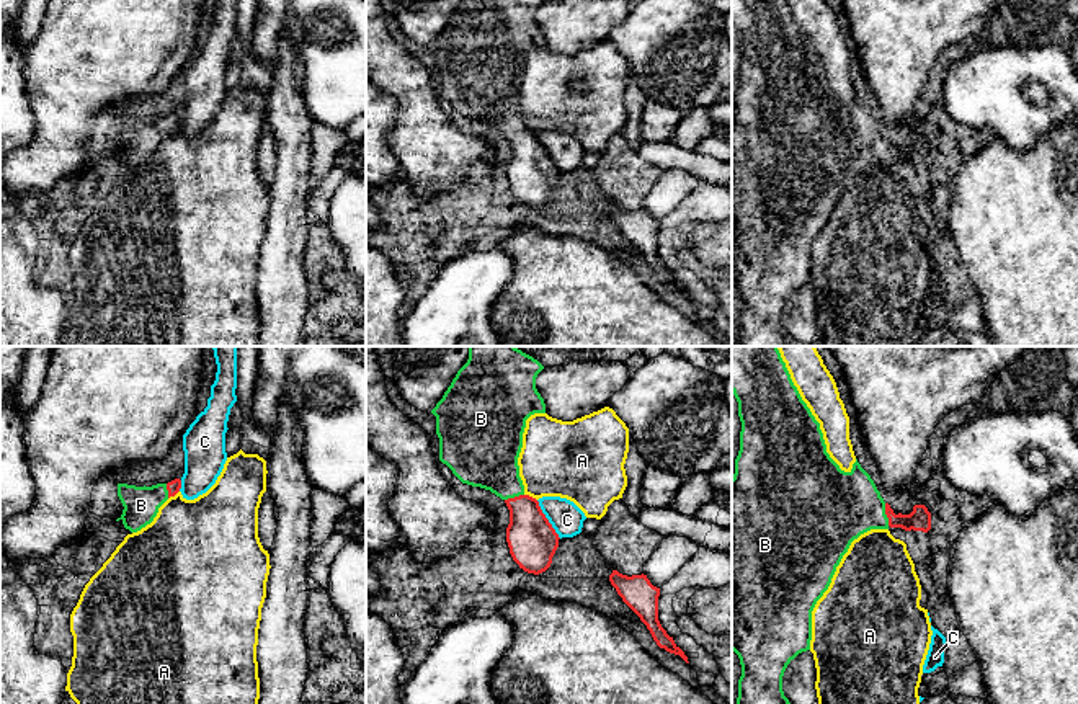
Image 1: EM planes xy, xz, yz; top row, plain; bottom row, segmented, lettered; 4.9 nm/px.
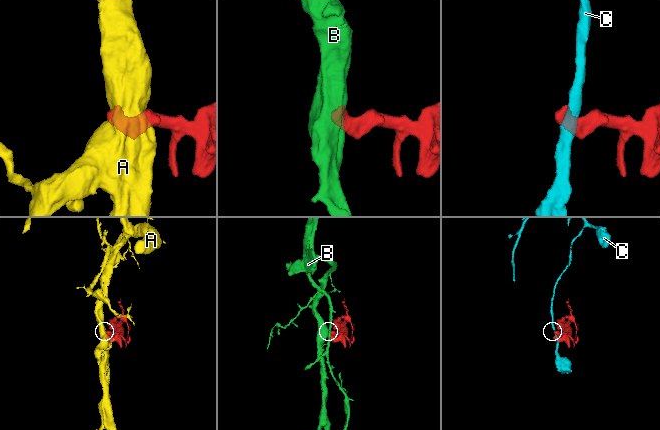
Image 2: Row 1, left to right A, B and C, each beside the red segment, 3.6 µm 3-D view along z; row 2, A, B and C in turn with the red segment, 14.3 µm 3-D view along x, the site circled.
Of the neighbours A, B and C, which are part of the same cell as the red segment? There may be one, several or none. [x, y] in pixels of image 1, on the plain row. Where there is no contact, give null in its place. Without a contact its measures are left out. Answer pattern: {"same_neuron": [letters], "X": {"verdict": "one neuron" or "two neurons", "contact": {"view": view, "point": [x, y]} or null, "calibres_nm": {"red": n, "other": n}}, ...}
{"same_neuron": ["B"], "A": {"verdict": "two neurons", "contact": {"view": "xz", "point": [531, 131]}, "calibres_nm": {"red": 240, "other": 380}}, "B": {"verdict": "one neuron", "contact": {"view": "yz", "point": [886, 147]}, "calibres_nm": {"red": 110, "other": 360}}, "C": {"verdict": "two neurons", "contact": {"view": "xz", "point": [547, 154]}, "calibres_nm": {"red": 240, "other": 160}}}

